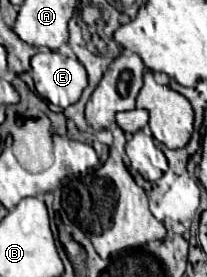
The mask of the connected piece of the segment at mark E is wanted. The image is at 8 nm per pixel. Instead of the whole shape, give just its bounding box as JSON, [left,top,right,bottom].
[32,51,88,109]

